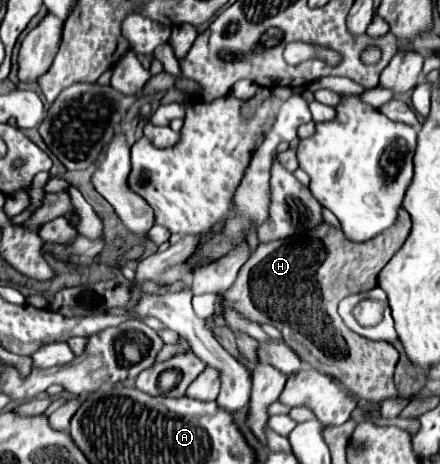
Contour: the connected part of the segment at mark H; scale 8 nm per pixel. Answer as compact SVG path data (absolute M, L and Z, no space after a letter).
M402 209L398 221L386 229L386 233L364 243L354 243L346 239L340 229L322 223L308 235L258 245L242 265L236 283L224 293L222 313L206 319L206 329L214 331L226 327L224 309L234 309L252 323L270 323L278 327L286 343L304 363L338 379L354 397L370 403L398 399L400 393L394 387L398 351L390 343L376 343L350 331L344 321L340 321L336 307L344 297L376 287L378 273L404 245L410 229L410 215Z

